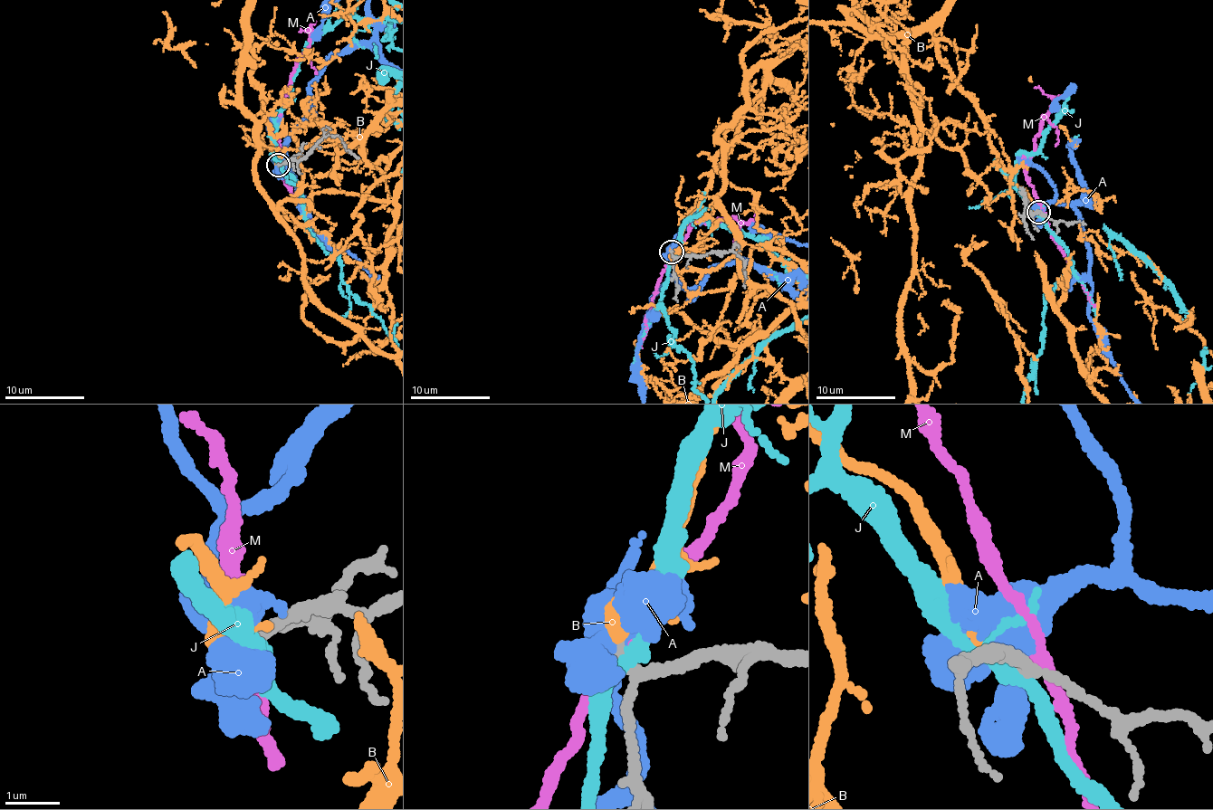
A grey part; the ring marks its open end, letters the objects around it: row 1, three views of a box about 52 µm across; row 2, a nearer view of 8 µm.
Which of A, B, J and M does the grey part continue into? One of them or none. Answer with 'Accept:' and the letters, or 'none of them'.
Accept: B

